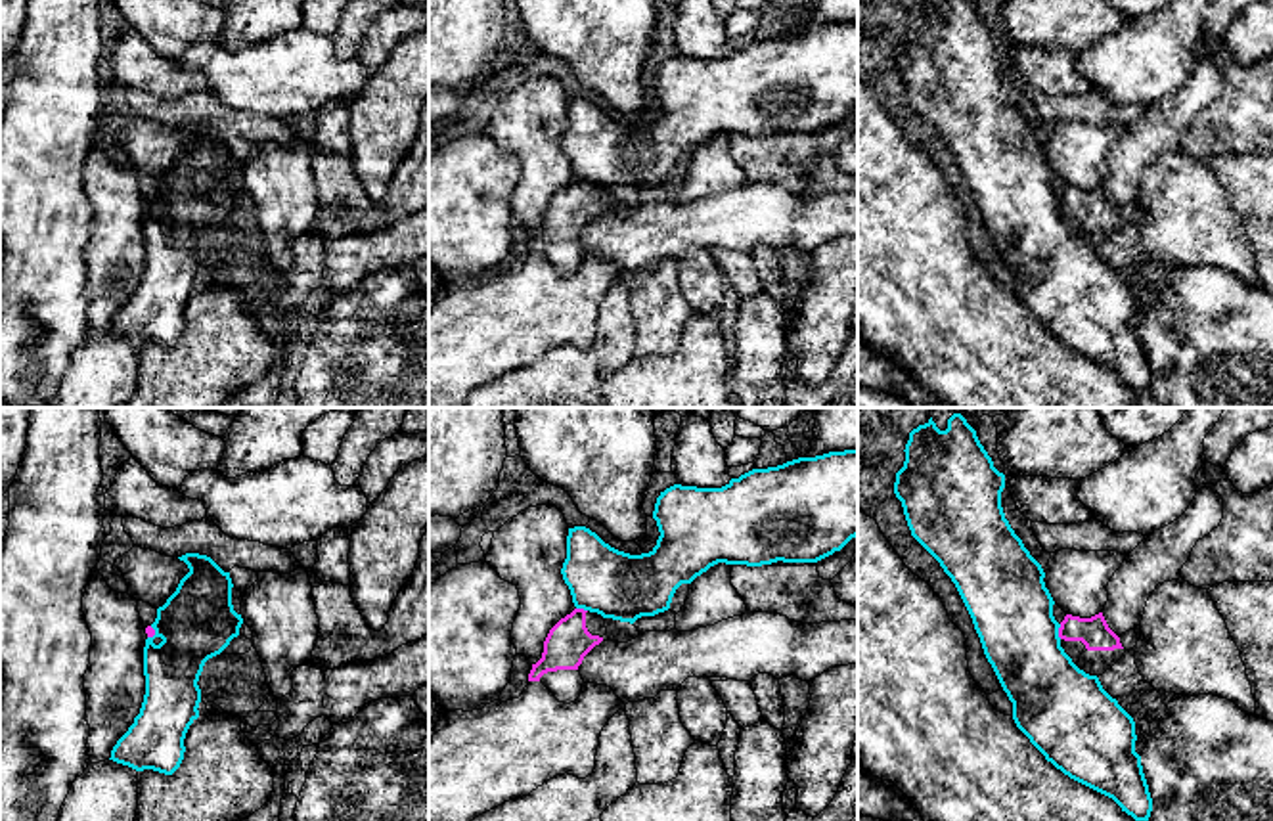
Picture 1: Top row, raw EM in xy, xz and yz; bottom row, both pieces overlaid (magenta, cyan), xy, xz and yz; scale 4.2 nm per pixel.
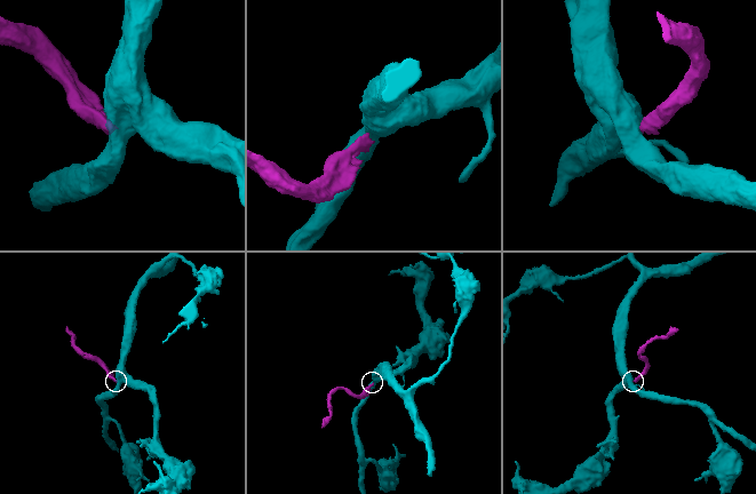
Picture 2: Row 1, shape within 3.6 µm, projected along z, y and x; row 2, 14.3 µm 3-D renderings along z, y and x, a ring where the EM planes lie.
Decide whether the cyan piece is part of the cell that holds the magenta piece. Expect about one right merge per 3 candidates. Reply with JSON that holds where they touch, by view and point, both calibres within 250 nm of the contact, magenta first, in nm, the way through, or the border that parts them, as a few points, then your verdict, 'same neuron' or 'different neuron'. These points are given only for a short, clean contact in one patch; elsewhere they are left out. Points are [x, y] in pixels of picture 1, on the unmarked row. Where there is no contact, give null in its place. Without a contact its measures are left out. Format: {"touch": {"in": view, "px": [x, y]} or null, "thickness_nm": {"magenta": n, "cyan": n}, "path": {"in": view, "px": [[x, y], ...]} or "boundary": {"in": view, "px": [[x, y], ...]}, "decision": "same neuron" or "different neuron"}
{"touch": {"in": "yz", "px": [1059, 203]}, "thickness_nm": {"magenta": 130, "cyan": 340}, "boundary": {"in": "yz", "px": [[1061, 196], [1059, 209]]}, "decision": "different neuron"}

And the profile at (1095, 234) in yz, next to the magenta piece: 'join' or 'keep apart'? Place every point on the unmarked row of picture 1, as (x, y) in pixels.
join

